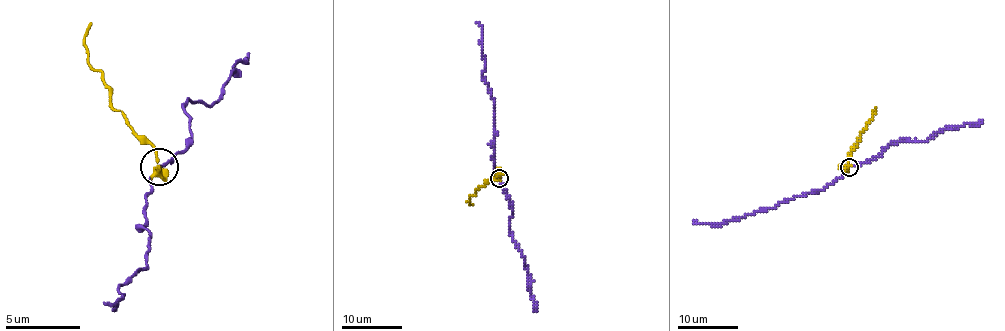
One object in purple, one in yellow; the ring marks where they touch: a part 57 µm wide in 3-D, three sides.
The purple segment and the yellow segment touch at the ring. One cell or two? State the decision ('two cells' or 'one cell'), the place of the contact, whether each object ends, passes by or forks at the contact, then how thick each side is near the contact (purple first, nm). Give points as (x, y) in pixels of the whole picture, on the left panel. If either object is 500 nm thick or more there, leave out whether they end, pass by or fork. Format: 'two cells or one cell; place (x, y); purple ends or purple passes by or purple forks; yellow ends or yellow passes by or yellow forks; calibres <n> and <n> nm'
two cells; place (159, 167); purple passes by; yellow passes by; calibres 120 and 280 nm

